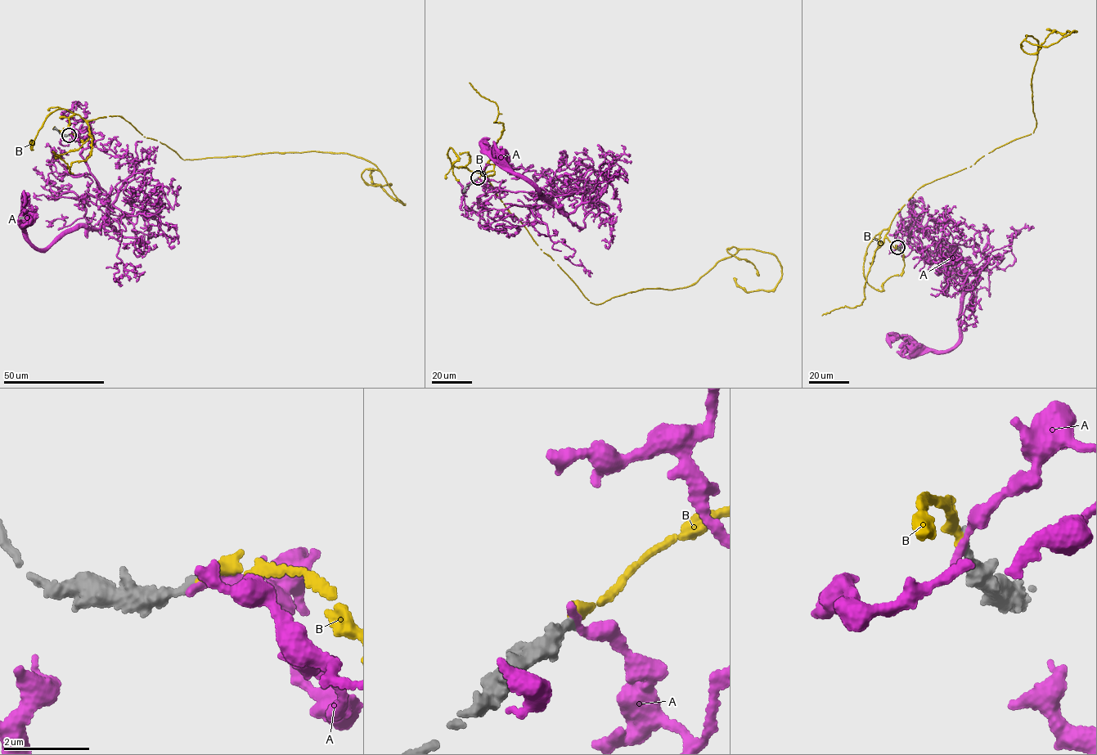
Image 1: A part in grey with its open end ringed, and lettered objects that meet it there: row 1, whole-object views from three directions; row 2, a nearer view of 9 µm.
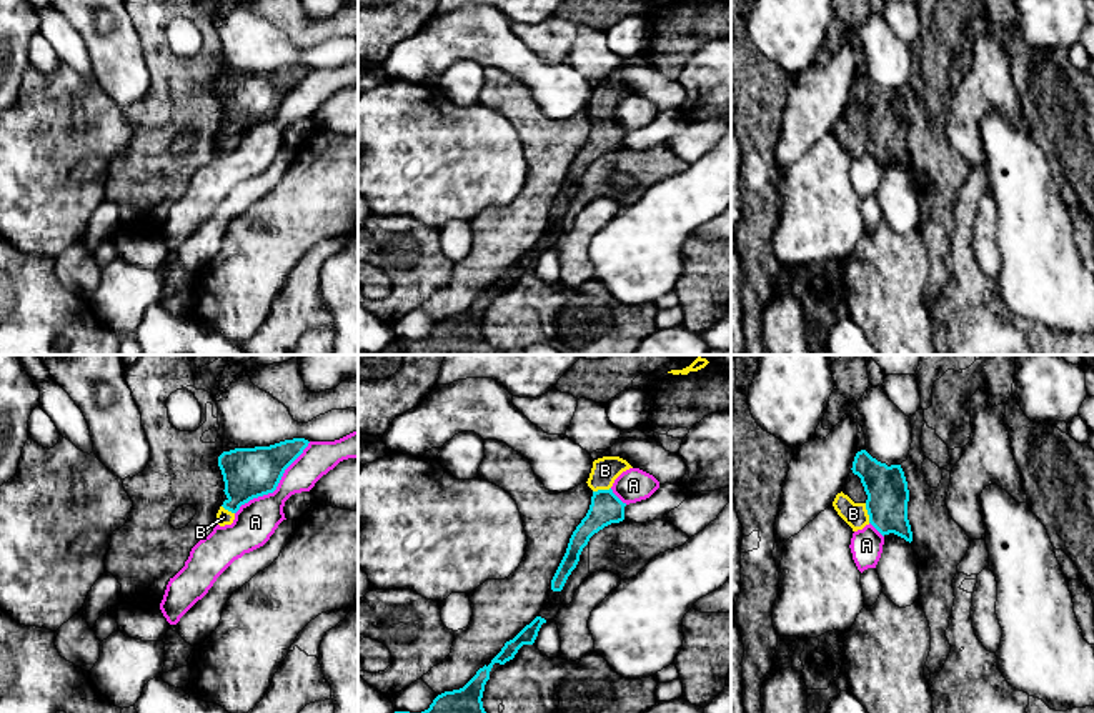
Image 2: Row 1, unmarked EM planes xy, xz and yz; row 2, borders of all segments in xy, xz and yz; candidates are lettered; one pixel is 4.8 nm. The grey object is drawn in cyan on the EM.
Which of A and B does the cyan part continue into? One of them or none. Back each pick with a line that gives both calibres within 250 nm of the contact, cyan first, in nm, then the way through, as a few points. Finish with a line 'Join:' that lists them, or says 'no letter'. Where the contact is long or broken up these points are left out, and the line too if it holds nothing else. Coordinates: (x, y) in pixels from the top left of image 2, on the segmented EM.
B: calibres 200 and 110 nm; way yz (886, 487), (886, 495), (868, 513), (853, 513)
Join: B

